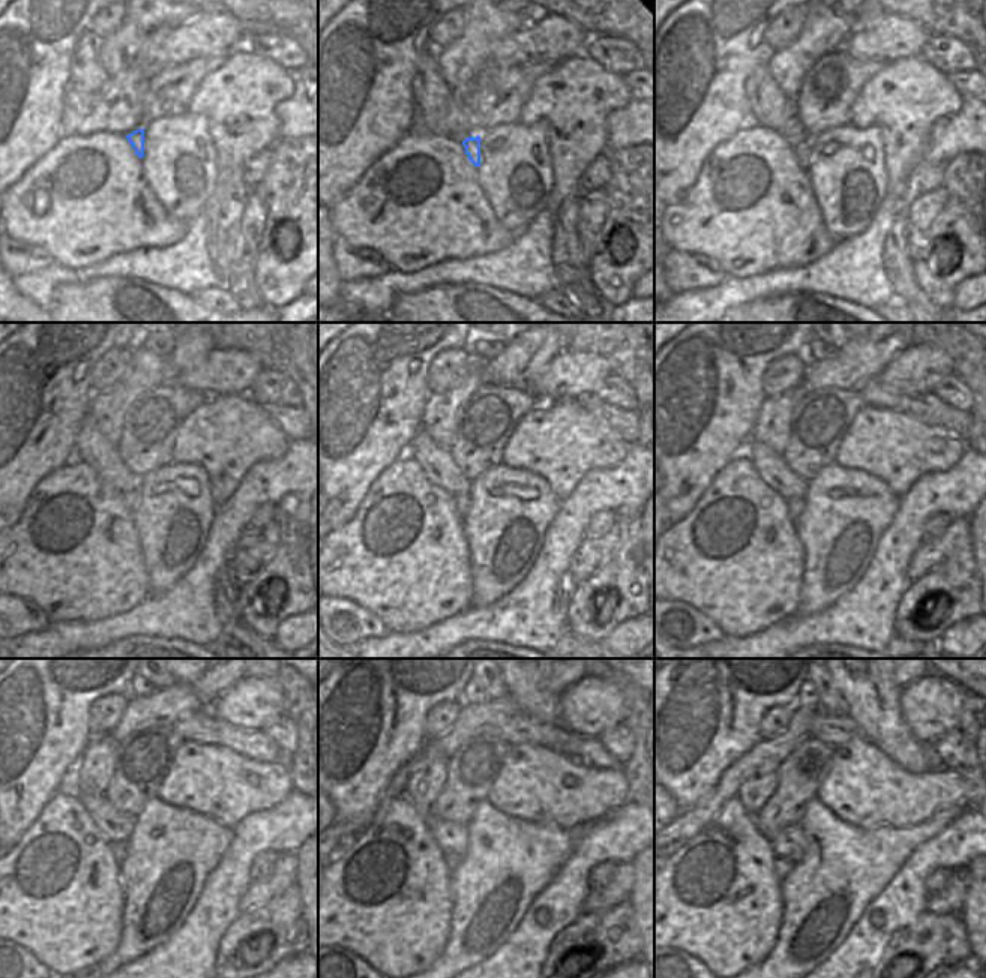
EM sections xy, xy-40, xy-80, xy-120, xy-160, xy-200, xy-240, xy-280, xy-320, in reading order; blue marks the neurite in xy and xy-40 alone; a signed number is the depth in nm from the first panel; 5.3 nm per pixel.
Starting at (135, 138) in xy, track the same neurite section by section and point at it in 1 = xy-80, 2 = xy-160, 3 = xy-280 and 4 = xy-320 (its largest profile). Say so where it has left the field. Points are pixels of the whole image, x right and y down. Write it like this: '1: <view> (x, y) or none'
1: xy-80 (805, 152)
2: xy-160 (462, 501)
3: xy-280 (452, 861)
4: xy-320 (782, 866)

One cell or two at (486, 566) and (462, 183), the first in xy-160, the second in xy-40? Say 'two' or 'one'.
two

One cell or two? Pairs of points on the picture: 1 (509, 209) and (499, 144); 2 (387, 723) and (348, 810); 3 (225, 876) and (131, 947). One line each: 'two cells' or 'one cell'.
1: one cell
2: one cell
3: two cells

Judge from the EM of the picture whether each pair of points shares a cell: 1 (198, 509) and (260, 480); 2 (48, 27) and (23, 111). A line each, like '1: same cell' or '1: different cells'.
1: different cells
2: same cell

